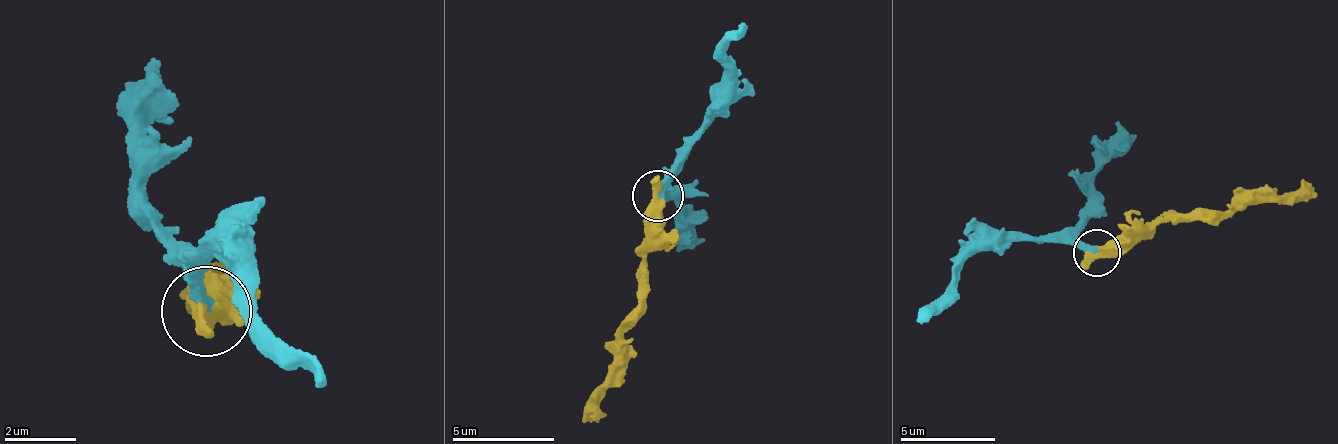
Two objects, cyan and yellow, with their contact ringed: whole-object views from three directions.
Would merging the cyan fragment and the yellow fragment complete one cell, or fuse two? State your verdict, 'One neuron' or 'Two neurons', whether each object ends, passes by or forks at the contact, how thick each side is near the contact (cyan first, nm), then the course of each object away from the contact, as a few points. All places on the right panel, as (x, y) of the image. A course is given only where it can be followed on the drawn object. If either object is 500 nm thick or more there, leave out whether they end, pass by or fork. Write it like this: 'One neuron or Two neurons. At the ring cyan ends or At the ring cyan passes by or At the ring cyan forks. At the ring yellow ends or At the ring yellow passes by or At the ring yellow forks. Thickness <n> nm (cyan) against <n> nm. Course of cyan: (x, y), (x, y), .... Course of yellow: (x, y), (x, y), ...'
One neuron. Thickness 320 nm (cyan) against 550 nm. Course of cyan: (1096, 254), (1060, 242), (1002, 237), (956, 271), (920, 326). Course of yellow: (1096, 254), (1123, 247), (1162, 222), (1190, 218), (1244, 202), (1291, 203), (1317, 192)

